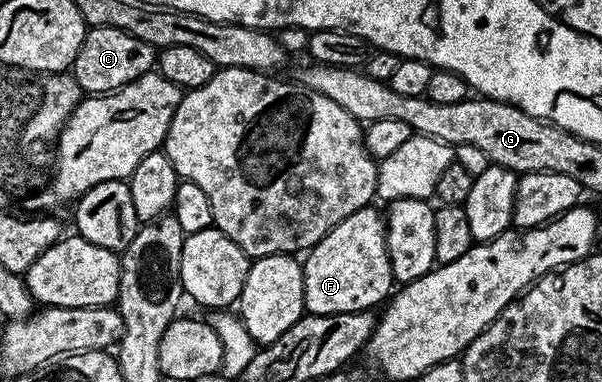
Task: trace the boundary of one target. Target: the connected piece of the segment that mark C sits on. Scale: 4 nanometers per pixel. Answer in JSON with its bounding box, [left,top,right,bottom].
[72,26,156,95]

